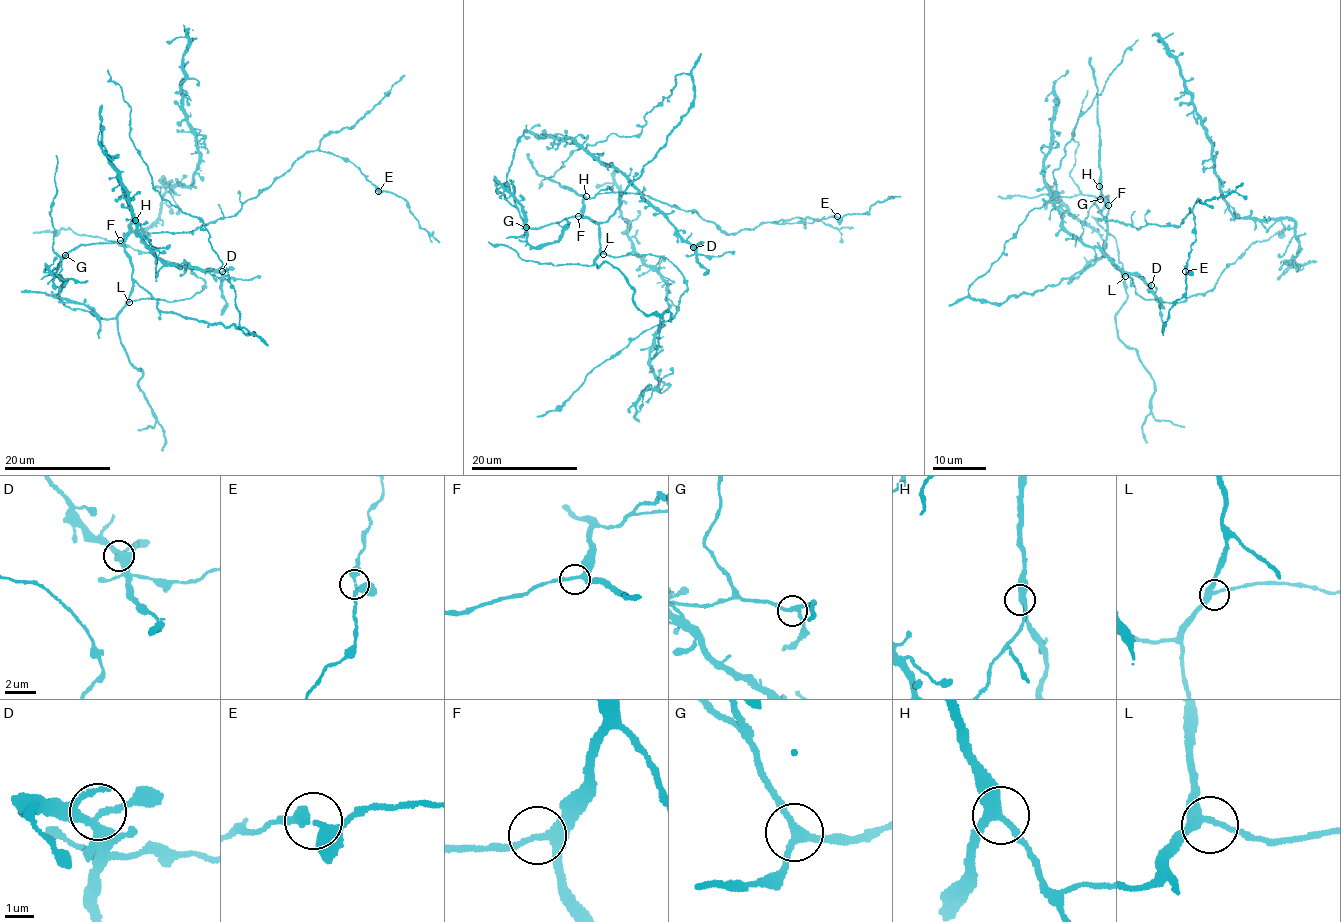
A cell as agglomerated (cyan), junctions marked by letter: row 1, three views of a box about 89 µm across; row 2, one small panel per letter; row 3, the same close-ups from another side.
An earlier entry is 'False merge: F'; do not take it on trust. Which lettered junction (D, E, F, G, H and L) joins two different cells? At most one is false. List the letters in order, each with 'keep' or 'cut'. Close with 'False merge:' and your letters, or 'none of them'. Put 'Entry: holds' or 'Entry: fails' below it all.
D: keep
E: keep
F: keep
G: keep
H: keep
L: keep
False merge: none of them
Entry: fails

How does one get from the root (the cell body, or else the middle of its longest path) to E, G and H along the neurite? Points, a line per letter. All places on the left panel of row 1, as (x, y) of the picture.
E: (137, 283), (124, 248), (133, 220), (146, 234), (190, 232), (234, 217), (311, 151), (347, 158), (378, 191)
G: (137, 283), (131, 277), (132, 262), (121, 241), (78, 246), (65, 255)
H: (137, 283), (131, 277), (132, 262), (124, 248), (124, 237), (135, 220)

